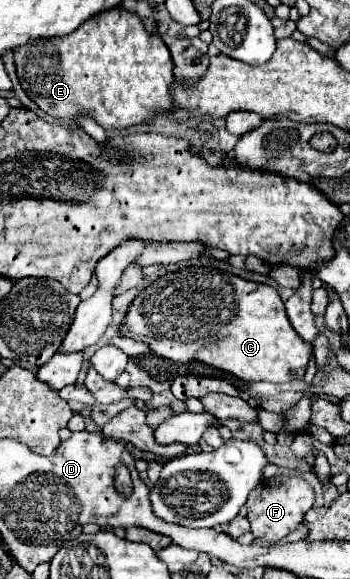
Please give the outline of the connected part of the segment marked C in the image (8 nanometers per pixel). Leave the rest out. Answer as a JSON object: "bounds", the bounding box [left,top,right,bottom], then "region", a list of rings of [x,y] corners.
{"bounds":[121,267,313,383],"region":[[[187,267],[157,279],[131,303],[125,323],[121,327],[121,335],[145,341],[151,347],[155,355],[151,353],[151,357],[139,357],[139,365],[151,375],[155,375],[155,359],[163,359],[163,363],[165,359],[179,363],[189,363],[197,359],[211,367],[223,369],[243,381],[289,383],[305,375],[313,357],[313,345],[307,345],[307,341],[303,341],[299,333],[295,333],[291,321],[287,319],[284,303],[273,287],[245,281],[233,273],[213,267]]]}

